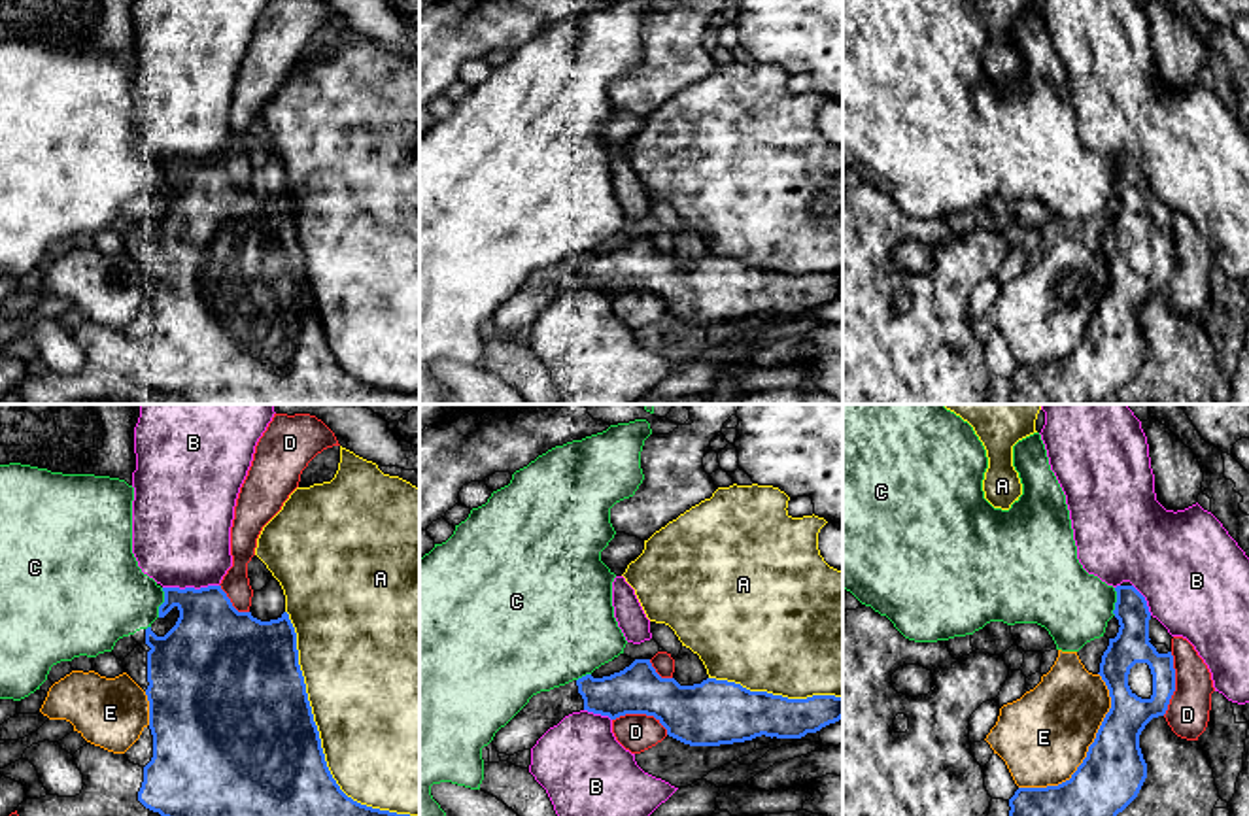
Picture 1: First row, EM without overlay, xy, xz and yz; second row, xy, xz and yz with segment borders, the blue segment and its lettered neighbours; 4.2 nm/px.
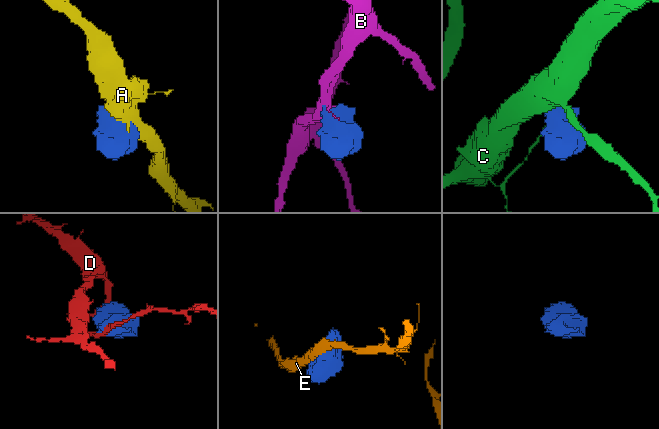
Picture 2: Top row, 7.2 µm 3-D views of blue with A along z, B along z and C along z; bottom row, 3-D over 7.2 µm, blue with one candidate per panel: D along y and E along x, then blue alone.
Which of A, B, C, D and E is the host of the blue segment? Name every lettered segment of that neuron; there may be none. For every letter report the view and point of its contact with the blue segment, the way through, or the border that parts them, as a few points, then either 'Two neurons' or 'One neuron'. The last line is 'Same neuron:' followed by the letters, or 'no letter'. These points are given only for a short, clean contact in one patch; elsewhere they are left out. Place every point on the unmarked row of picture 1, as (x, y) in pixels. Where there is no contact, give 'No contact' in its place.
A: Touches blue at xy (320, 316). Two neurons
B: Touches blue at xy (189, 165). Boundary: xy (218, 161), (163, 165). Two neurons
C: Touches blue at xy (163, 180). Two neurons
D: Touches blue at yz (1174, 261). Two neurons
E: Touches blue at yz (1089, 327). Two neurons
Same neuron: no letter

